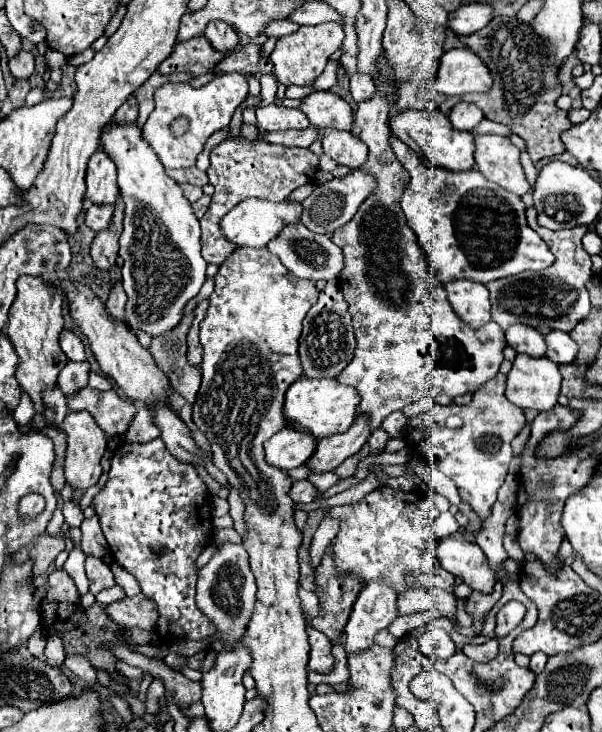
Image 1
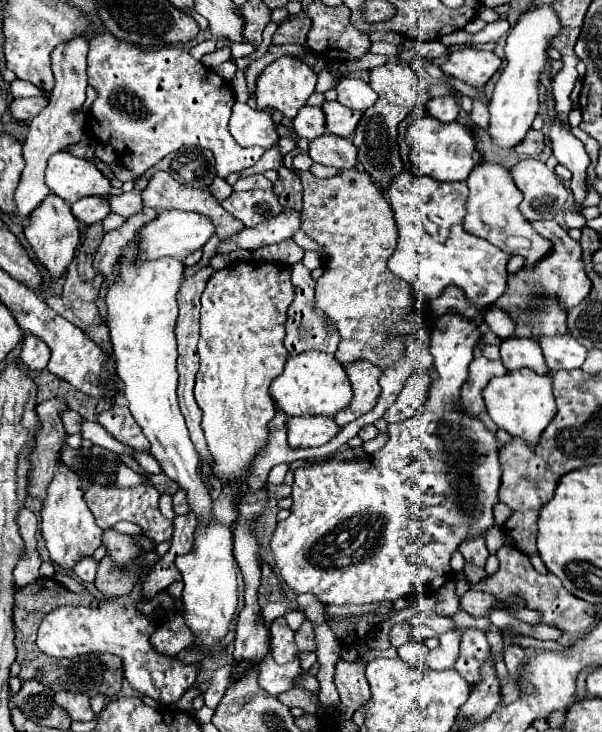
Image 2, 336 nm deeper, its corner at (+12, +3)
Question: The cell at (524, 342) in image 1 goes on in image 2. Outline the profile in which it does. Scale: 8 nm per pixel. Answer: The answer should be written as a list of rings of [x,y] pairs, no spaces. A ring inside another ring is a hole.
[[[508,338],[500,344],[500,354],[502,354],[502,362],[508,370],[528,368],[528,370],[534,370],[540,376],[550,374],[546,362],[544,362],[540,344],[536,340]]]

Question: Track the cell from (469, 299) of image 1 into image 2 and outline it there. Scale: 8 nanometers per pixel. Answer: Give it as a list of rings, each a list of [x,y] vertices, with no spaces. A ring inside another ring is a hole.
[[[446,314],[438,318],[436,328],[432,330],[432,346],[430,354],[434,356],[434,368],[438,372],[438,378],[430,384],[430,396],[426,406],[412,418],[400,422],[400,424],[390,424],[388,426],[388,442],[384,448],[380,448],[374,454],[366,454],[362,460],[338,460],[338,458],[324,458],[318,460],[312,466],[298,468],[294,472],[294,486],[292,486],[292,508],[290,516],[282,522],[278,522],[274,536],[270,540],[270,548],[276,560],[276,568],[280,576],[284,578],[286,586],[294,594],[314,594],[322,604],[372,604],[372,602],[382,602],[382,600],[398,600],[398,598],[410,598],[410,596],[434,596],[442,584],[450,582],[454,572],[450,568],[450,556],[458,550],[460,542],[466,542],[468,538],[478,538],[486,536],[486,532],[494,526],[494,504],[498,502],[498,488],[500,488],[500,478],[502,478],[502,468],[498,460],[498,440],[496,434],[486,428],[486,424],[480,418],[472,418],[470,414],[464,414],[460,406],[456,406],[456,398],[460,398],[460,386],[468,378],[468,364],[474,360],[474,346],[480,342],[478,328],[470,324],[468,320],[460,318],[458,314]]]

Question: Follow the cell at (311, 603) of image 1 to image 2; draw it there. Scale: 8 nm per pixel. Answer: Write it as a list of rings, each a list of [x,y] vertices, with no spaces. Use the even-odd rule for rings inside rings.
[[[276,618],[268,630],[270,630],[270,656],[278,664],[294,660],[294,654],[296,654],[294,632],[286,626],[286,620]]]

